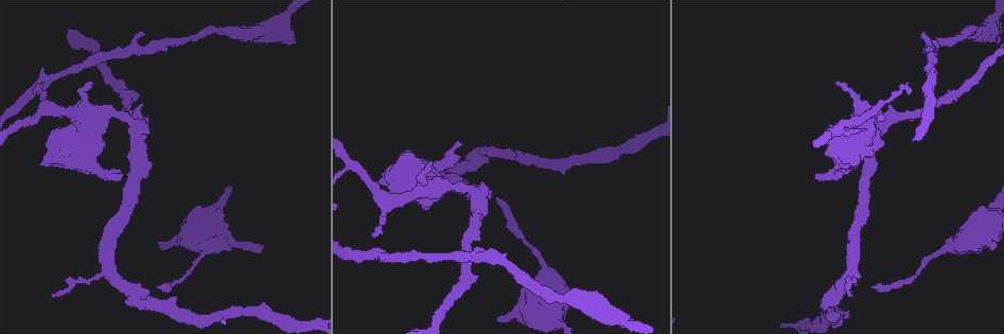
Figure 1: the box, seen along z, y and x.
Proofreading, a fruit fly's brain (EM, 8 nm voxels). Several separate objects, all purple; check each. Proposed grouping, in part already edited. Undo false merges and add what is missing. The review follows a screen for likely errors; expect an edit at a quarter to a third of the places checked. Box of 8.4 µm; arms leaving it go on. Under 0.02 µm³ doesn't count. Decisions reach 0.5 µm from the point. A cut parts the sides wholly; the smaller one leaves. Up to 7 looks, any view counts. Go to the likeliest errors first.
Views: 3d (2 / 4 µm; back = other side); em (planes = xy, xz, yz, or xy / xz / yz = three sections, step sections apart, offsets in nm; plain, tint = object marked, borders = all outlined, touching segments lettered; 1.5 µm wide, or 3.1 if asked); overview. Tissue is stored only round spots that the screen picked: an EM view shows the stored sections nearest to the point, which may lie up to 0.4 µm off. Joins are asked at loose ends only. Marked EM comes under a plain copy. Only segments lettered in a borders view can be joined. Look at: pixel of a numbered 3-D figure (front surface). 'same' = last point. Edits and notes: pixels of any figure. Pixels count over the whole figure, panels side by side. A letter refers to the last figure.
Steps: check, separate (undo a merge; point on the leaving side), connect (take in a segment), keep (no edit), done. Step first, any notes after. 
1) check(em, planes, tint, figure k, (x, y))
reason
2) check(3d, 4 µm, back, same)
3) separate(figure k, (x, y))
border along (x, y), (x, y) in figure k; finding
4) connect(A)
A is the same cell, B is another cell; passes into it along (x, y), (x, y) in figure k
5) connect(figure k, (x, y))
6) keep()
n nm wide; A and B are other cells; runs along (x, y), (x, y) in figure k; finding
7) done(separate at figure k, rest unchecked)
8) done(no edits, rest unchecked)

check(3d, 2 µm, back, figure 1, (262, 251))
free end

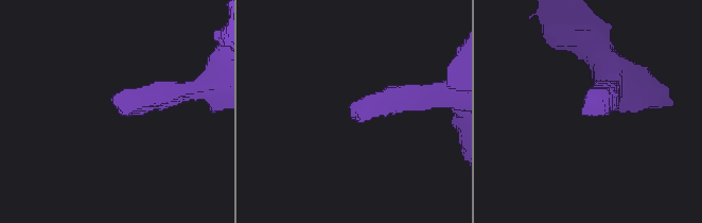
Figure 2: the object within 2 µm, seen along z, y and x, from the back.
check(em, yz, step 4, tint, figure 2, (122, 110))
need the tissue

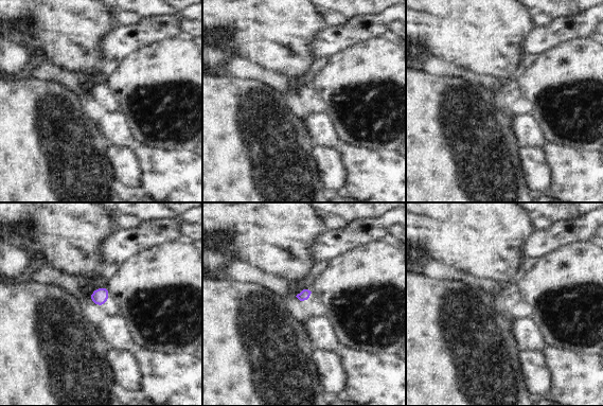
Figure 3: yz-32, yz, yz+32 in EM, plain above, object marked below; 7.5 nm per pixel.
check(em, yz, step 4, borders, same)

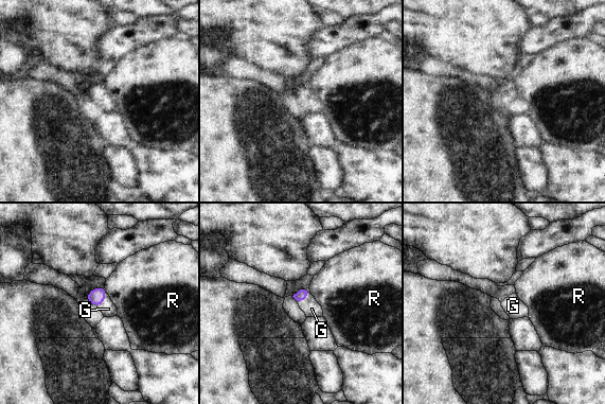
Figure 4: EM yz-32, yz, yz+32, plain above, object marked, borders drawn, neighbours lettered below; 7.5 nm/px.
connect(G)
G is the same cell, R is another cell; passes into it along (96, 296), (104, 299), (108, 309) in figure 4; it goes on there

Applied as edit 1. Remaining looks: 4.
check(em, yz, step 8, borders, figure 1, (816, 174))
free end

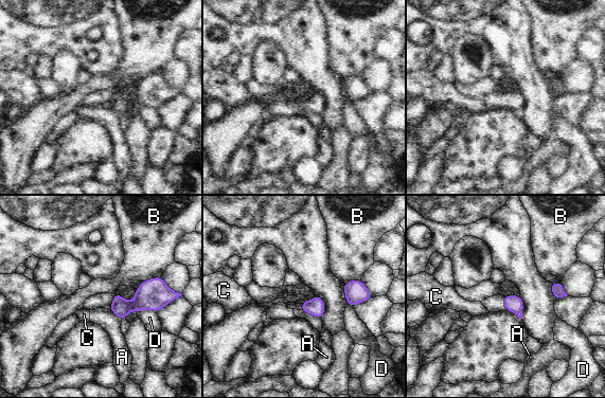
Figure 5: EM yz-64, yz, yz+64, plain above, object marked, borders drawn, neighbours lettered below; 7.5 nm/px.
check(em, planes, borders, same)

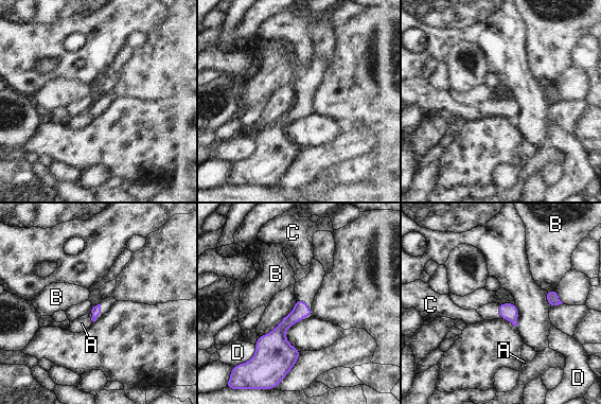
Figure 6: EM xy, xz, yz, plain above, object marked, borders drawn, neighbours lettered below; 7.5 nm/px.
keep()
A, B, C and D are other cells; border along (90, 318), (93, 321) in figure 6; no lettered segment goes on from it

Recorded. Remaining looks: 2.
done(connect at figure 4, rest unchecked)

